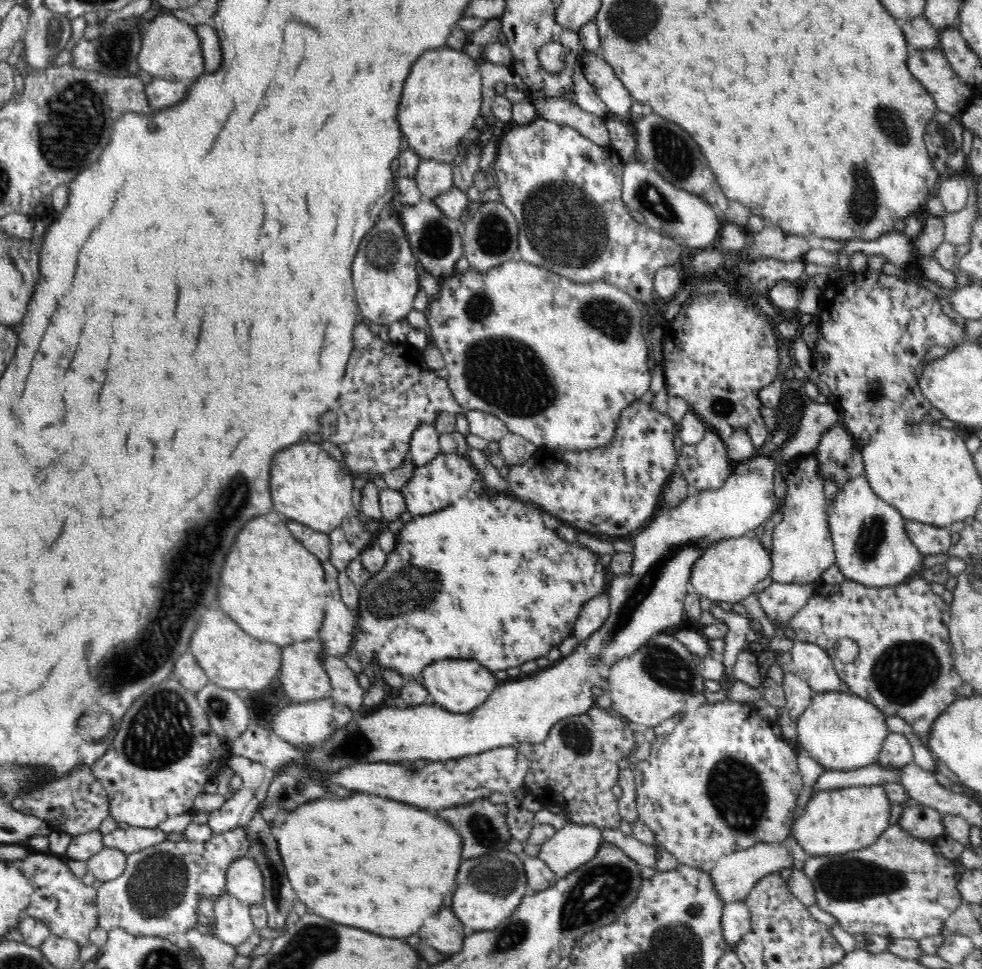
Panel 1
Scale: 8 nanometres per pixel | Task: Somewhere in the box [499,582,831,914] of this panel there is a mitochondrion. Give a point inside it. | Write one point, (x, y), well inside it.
(735, 788)

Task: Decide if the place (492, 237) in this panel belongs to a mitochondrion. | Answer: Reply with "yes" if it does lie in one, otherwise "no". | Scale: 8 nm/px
yes

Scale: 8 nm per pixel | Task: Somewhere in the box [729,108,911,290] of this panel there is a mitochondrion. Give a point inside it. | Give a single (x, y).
(862, 198)

